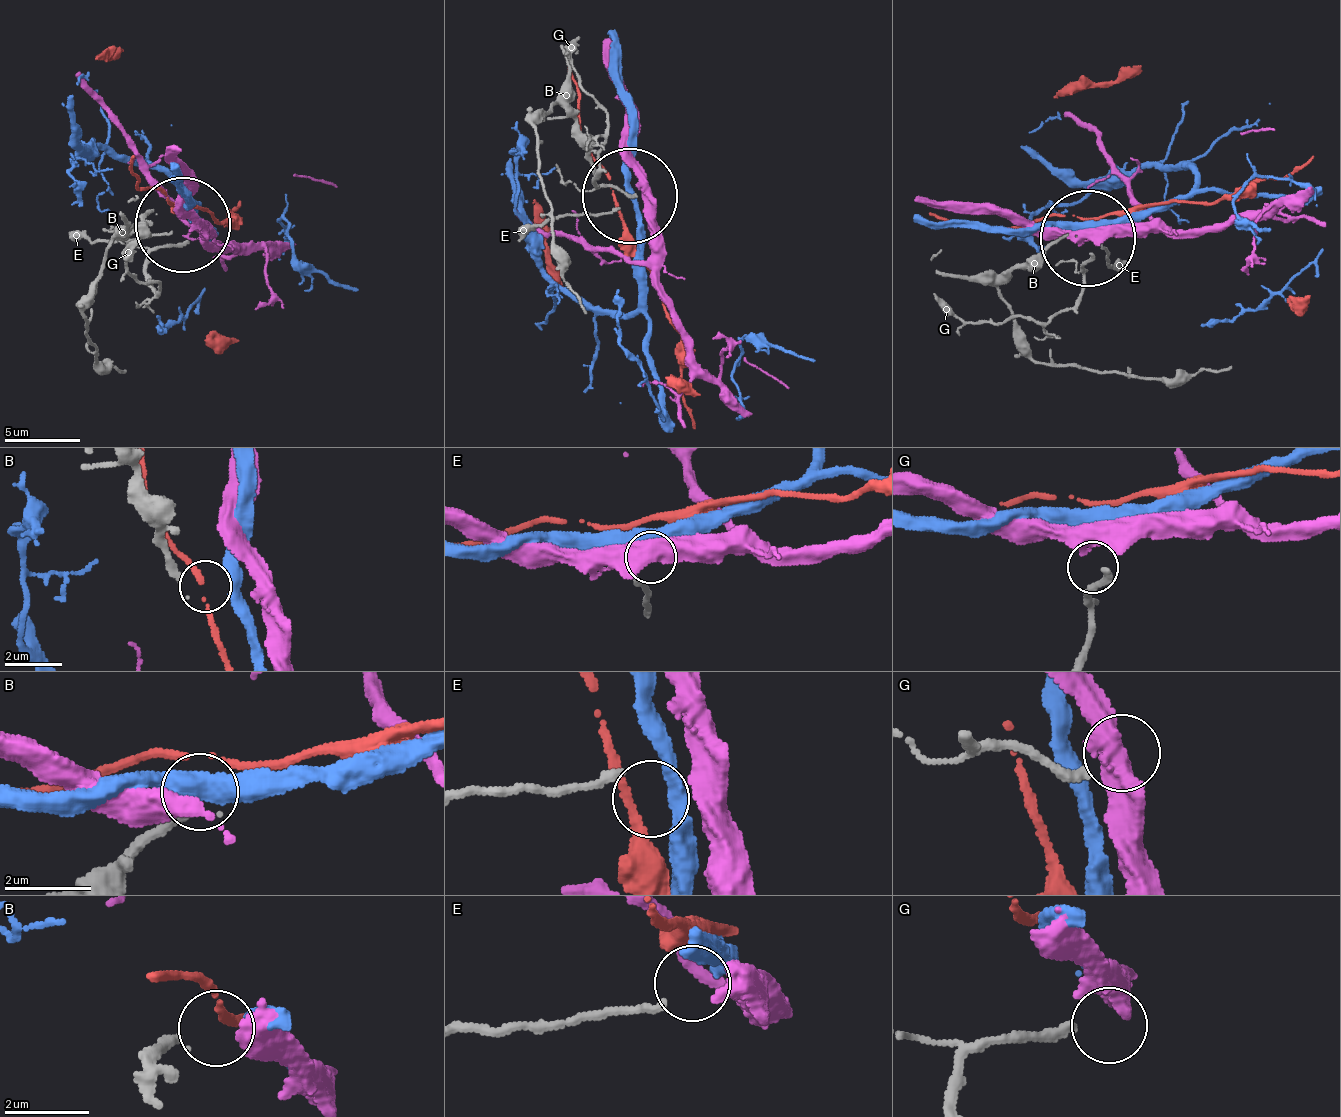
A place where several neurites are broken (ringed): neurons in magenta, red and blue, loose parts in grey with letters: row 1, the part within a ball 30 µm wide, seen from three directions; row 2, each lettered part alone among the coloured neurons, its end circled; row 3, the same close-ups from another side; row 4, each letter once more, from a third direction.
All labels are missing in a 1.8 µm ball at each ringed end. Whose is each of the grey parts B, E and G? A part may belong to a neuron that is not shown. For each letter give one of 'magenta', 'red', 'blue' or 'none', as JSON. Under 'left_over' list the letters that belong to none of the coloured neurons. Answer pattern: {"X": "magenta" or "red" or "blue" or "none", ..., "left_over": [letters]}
{"B": "none", "E": "blue", "G": "magenta", "left_over": ["B"]}

